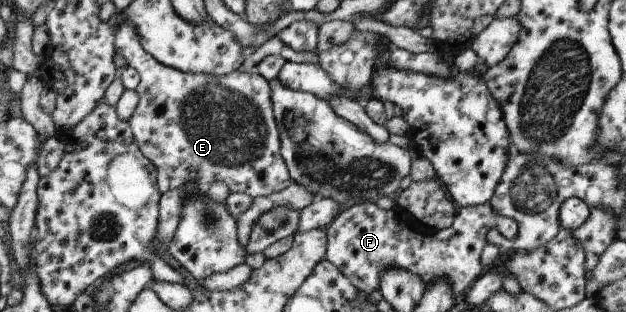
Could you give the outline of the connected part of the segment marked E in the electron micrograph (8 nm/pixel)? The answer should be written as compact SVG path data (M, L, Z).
M122 16L118 27L113 40L114 52L121 55L127 67L139 74L139 82L134 88L138 102L128 120L129 128L141 154L156 168L160 193L177 189L186 182L195 182L202 191L215 182L223 182L230 193L259 198L279 192L290 183L287 166L279 154L281 144L272 114L268 80L249 71L235 70L223 76L213 76L205 72L189 74L165 67L142 49L136 28Z

